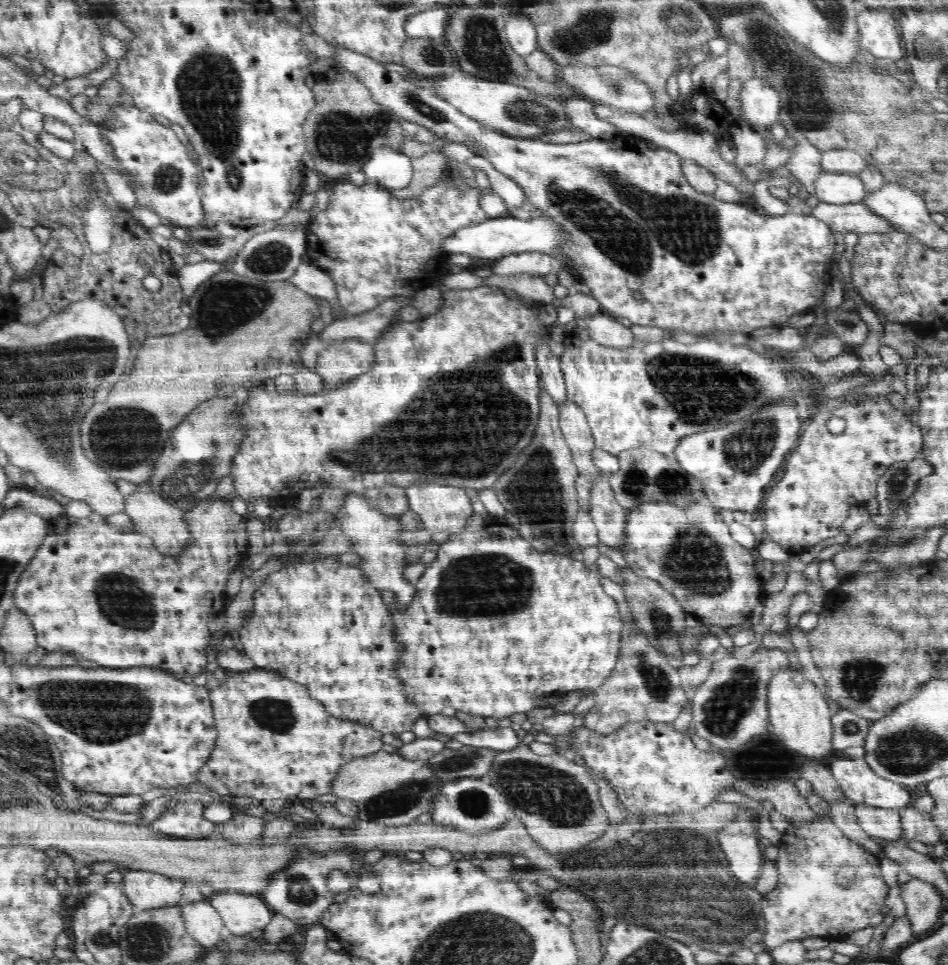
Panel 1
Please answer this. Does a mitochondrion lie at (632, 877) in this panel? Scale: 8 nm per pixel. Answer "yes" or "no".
yes

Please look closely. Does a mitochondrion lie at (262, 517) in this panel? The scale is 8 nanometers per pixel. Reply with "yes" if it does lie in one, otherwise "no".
no

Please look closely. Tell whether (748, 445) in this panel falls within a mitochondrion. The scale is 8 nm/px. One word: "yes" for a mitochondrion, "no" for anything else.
yes

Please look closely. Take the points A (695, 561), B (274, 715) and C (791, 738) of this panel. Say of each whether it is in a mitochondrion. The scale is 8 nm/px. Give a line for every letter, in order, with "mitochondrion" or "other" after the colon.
A: mitochondrion
B: mitochondrion
C: other

